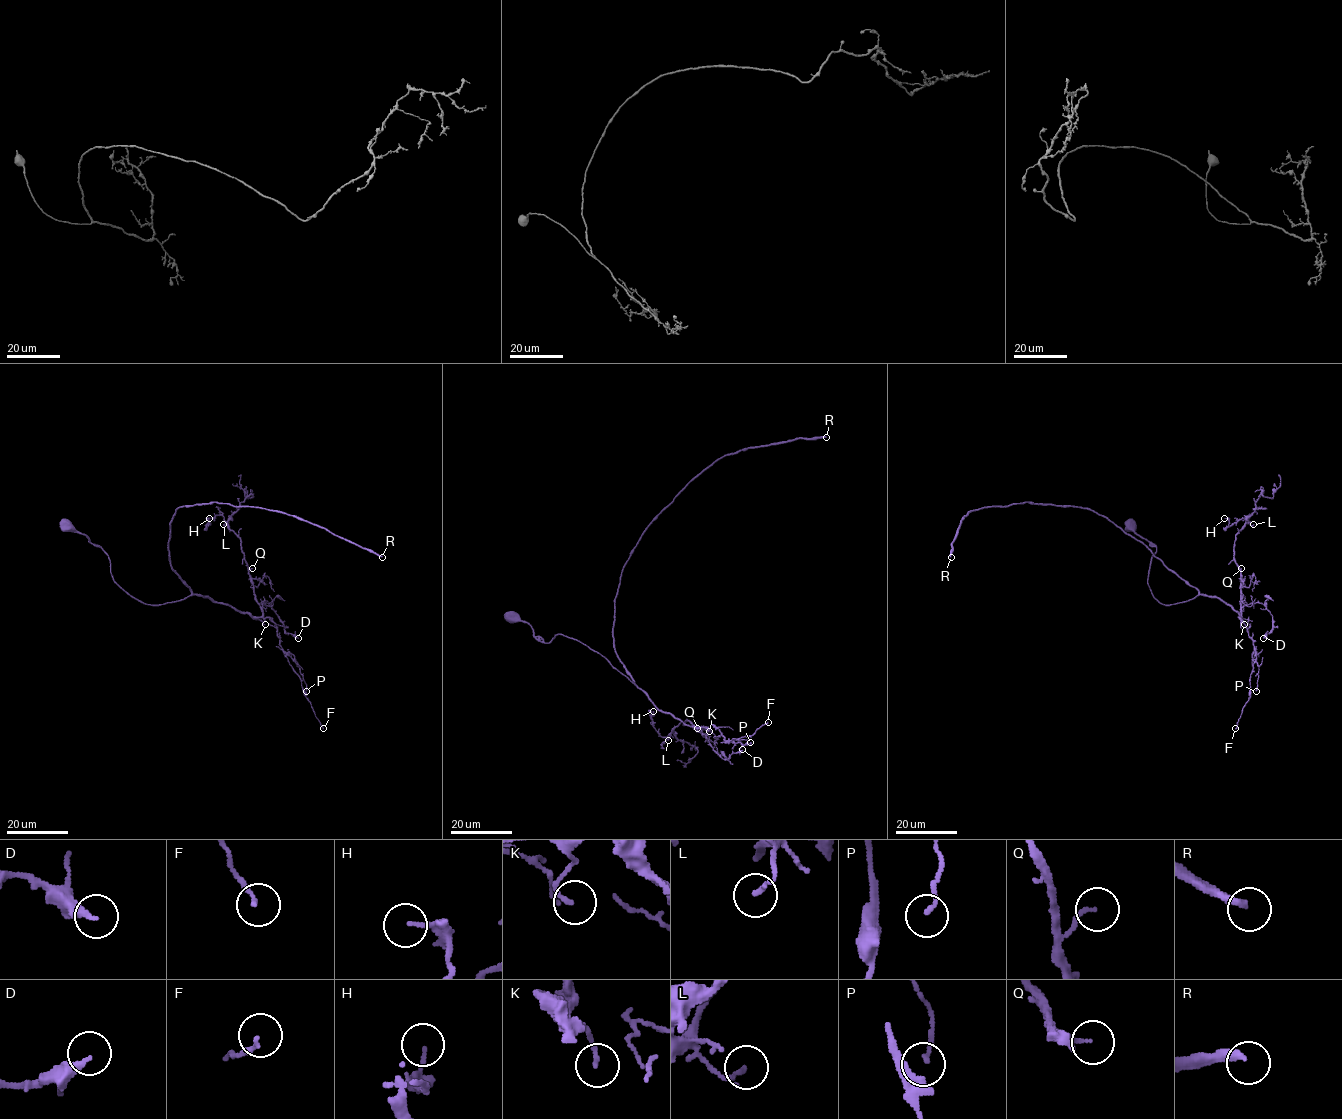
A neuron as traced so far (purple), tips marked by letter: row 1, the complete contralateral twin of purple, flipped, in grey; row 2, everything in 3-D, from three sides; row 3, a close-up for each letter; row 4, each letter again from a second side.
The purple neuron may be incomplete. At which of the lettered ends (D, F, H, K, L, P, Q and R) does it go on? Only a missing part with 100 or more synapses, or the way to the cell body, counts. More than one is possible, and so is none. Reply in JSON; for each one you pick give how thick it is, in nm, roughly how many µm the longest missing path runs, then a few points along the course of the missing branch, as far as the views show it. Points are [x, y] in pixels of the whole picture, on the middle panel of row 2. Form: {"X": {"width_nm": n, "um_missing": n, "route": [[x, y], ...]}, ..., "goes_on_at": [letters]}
{"R": {"width_nm": 280, "um_missing": 120}, "goes_on_at": ["R"]}

